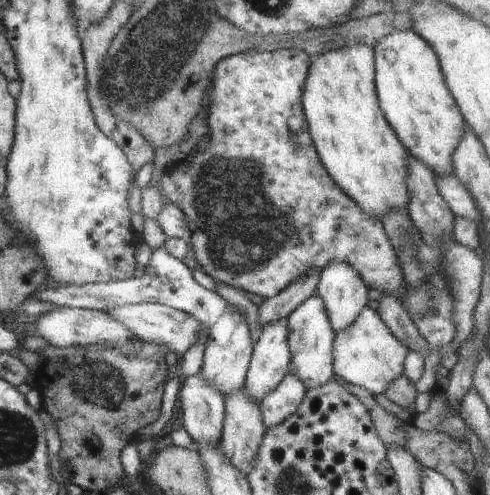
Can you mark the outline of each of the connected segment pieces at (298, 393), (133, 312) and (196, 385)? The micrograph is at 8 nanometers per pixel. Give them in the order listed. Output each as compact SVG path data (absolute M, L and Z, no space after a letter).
M289 370L284 380L278 384L278 388L268 392L264 396L264 400L259 402L258 408L260 408L262 422L264 422L266 430L282 424L290 414L294 414L306 391L302 380Z
M160 303L126 304L103 312L106 312L110 318L122 322L141 341L167 346L178 356L184 355L196 343L201 326L200 322L190 314Z
M202 374L181 379L177 398L182 408L183 428L198 446L218 447L225 417L225 396L210 386Z

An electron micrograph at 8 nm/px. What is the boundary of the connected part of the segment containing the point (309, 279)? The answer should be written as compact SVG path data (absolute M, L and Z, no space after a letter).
M310 270L308 276L302 276L294 280L288 288L284 288L280 294L273 297L266 297L263 304L258 306L258 321L261 328L266 324L274 324L282 318L288 318L295 308L306 302L316 292L321 272Z

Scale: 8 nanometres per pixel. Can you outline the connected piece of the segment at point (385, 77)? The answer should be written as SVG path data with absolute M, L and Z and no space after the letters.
M411 30L404 32L392 32L382 39L374 48L375 58L375 87L380 110L384 114L386 122L396 132L398 140L406 148L410 156L420 160L424 166L428 166L435 175L446 176L452 174L452 156L464 132L467 124L454 100L450 90L446 86L444 75L439 64L436 52L418 34Z

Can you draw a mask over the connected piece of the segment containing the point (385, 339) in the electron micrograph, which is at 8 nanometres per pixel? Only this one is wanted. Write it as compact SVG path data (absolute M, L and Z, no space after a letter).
M364 306L348 330L335 332L332 349L334 374L337 379L362 386L373 395L382 394L393 380L404 375L404 361L408 351L384 324L379 314Z

